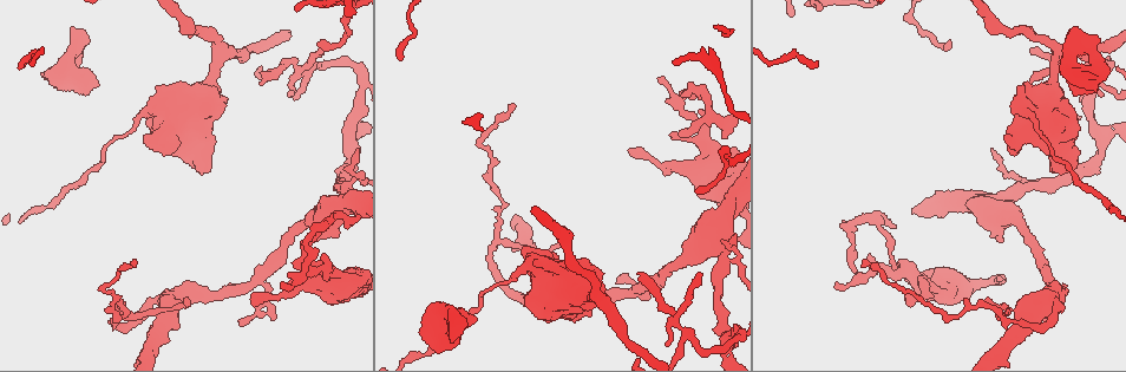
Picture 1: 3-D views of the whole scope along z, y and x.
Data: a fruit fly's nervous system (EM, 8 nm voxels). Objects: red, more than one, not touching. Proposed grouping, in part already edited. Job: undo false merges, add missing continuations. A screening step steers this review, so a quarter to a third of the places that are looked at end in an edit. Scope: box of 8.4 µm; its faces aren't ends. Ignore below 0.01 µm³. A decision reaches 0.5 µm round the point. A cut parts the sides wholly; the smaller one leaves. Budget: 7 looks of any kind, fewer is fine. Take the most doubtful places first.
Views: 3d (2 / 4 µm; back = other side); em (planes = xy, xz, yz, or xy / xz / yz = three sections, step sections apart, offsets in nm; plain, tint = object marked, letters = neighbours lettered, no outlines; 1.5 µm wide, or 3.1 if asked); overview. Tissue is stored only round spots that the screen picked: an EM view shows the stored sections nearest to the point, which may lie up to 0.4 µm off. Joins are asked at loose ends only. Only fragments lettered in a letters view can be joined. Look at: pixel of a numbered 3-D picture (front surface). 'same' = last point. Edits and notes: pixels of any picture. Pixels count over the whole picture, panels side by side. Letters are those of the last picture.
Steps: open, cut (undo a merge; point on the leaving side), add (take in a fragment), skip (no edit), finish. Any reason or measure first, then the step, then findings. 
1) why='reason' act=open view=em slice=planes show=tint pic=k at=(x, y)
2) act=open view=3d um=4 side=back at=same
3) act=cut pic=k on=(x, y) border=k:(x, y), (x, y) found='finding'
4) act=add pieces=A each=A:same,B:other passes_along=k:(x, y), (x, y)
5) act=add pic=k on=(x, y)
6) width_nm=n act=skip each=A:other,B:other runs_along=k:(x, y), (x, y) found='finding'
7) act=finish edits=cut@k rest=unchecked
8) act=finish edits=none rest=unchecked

why='an open end' act=open view=3d um=4 pic=1 at=(250, 301)

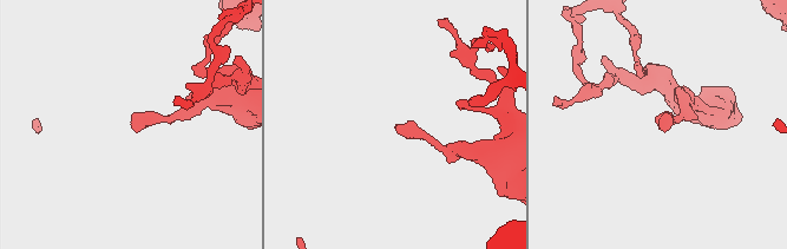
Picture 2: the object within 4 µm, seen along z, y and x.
why='now the EM' act=open view=em slice=planes show=letters pic=2 at=(662, 122)

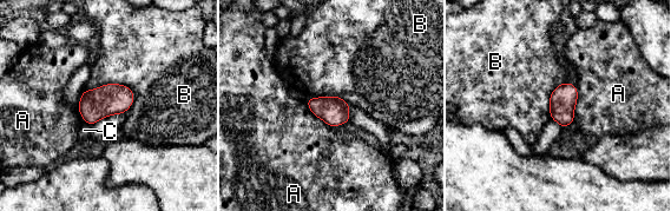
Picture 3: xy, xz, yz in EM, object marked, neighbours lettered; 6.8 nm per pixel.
width_nm=190 act=skip each=A:other,B:other,C:other border=3:(85, 88), (124, 84), (135, 100) found='none of them fits'

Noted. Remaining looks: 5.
why='branch stops here' act=open view=3d um=4 pic=1 at=(1001, 278)

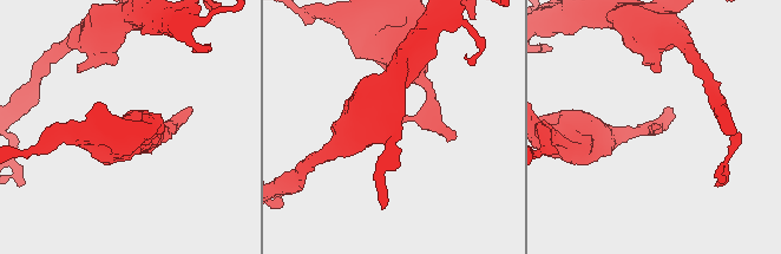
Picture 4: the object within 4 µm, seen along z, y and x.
why='now the EM' act=open view=em slice=xz step=4 show=tint pic=4 at=(657, 126)

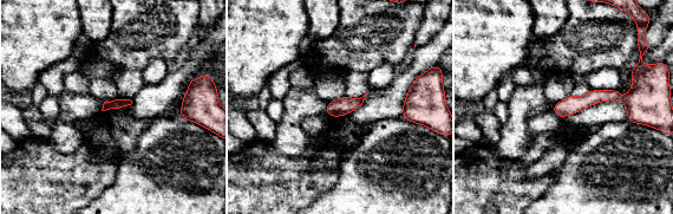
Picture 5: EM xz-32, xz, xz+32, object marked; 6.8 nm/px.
act=open view=em slice=xz step=4 show=letters at=same

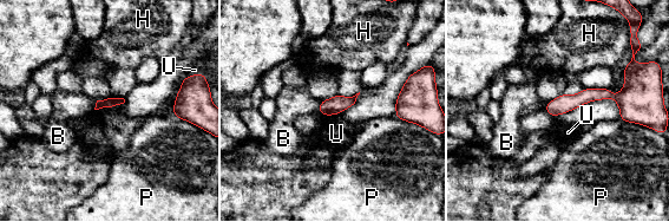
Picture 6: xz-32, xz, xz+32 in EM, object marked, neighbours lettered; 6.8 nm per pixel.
act=skip each=B:other,H:other,P:other,U:other runs_along=6:(630, 103), (588, 95), (548, 108) found='none of them fits'

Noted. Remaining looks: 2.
why='three-way junction' act=open view=em slice=planes show=tint pic=1 at=(600, 300)

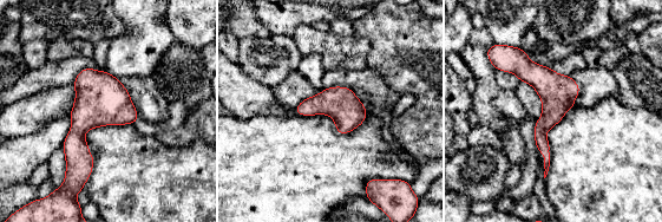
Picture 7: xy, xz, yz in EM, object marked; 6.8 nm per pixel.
why='see the neighbours' act=open view=em slice=planes show=letters at=same

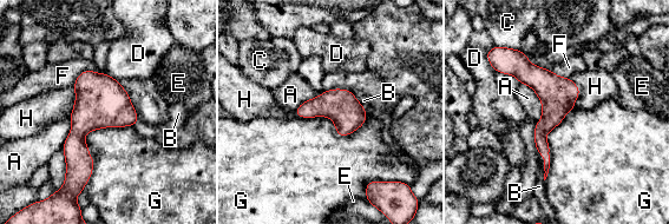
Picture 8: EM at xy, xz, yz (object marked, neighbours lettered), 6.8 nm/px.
width_nm=220 act=skip each=A:other,B:other,C:other,D:other,E:other,F:other,G:other,H:other runs_along=8:(502, 58), (549, 96), (546, 165) found='continuous, no second neuron'

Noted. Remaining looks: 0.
act=finish edits=none rest=unchecked

